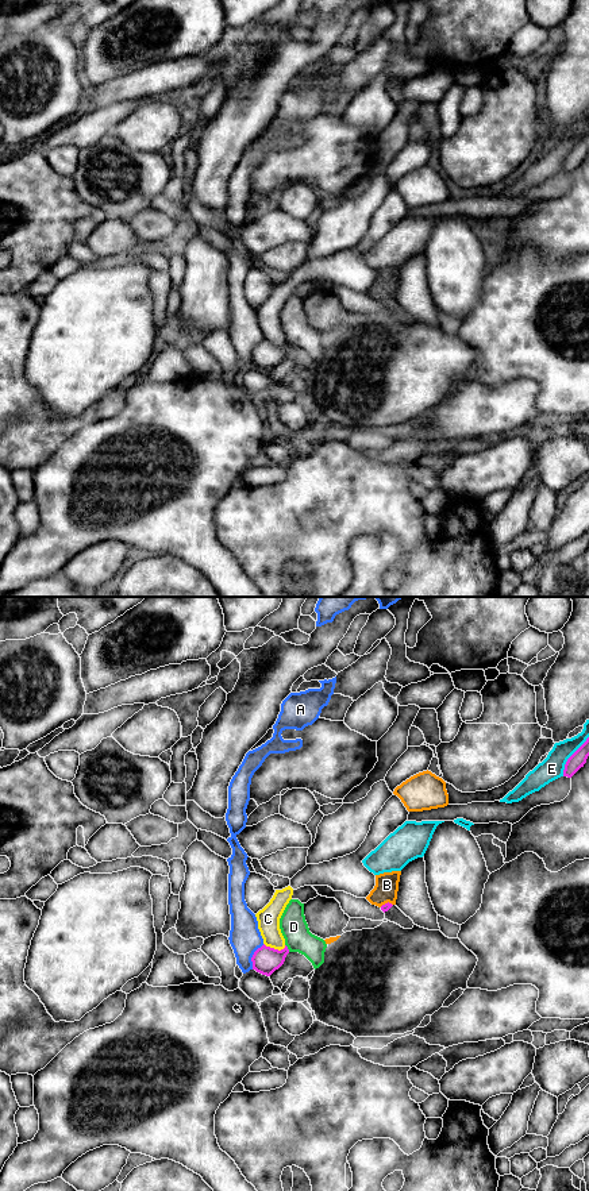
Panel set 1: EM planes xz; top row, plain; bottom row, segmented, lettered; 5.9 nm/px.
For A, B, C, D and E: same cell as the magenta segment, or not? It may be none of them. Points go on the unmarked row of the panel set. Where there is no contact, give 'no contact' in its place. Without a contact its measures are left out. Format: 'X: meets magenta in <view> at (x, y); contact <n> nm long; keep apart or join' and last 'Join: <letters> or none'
A: meets magenta in xz at (253, 351); contact 170 nm long; keep apart
B: meets magenta in xz at (385, 299); contact 80 nm long; keep apart
C: meets magenta in xz at (273, 343); contact 140 nm long; keep apart
D: meets magenta in xz at (287, 343); contact 50 nm long; keep apart
E: meets magenta in xz at (570, 151); contact 280 nm long; keep apart
Join: none

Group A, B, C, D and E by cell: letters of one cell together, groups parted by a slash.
A / B / C / D / E

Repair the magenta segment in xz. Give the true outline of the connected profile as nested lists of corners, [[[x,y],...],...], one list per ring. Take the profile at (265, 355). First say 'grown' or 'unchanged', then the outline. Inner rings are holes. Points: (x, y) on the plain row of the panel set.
unchanged; [[[265,339],[258,343],[253,352],[253,365],[257,367],[270,371],[276,365],[278,365],[284,356],[286,350],[289,348],[288,342],[285,340],[284,344],[278,346],[270,342],[266,342]]]

